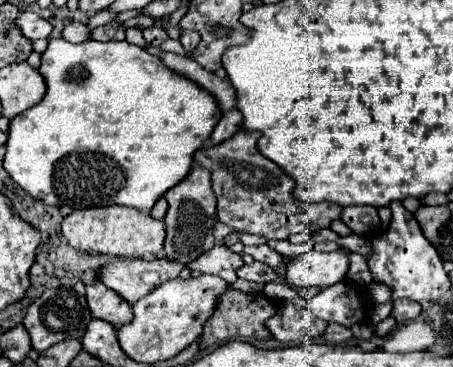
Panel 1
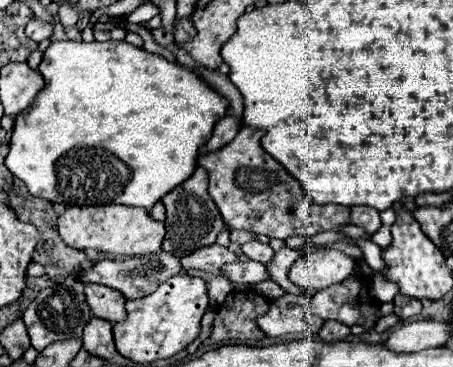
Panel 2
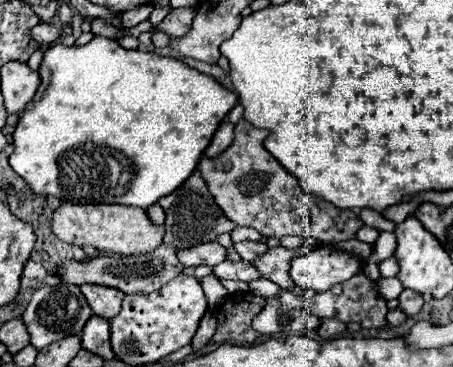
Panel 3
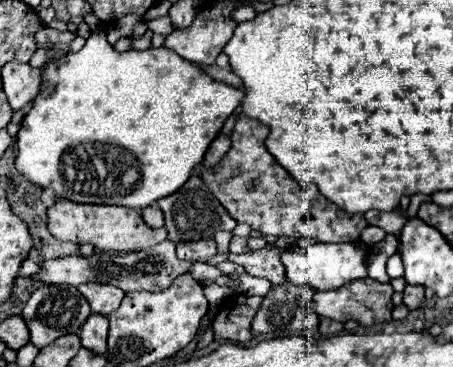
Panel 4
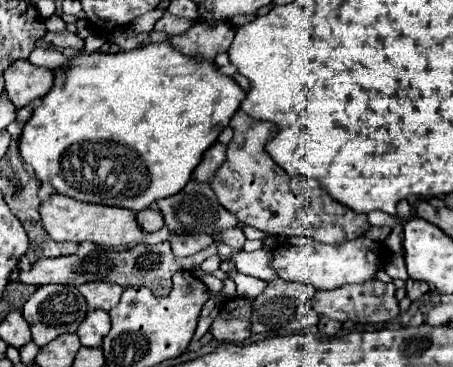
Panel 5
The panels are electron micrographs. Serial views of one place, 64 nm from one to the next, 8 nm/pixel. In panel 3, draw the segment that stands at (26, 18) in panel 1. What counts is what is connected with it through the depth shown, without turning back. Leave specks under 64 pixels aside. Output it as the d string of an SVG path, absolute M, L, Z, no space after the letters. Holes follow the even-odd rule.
M40 22L40 24L36 24L36 26L30 30L30 36L32 36L38 44L52 44L52 42L58 40L60 32L58 32L52 24Z

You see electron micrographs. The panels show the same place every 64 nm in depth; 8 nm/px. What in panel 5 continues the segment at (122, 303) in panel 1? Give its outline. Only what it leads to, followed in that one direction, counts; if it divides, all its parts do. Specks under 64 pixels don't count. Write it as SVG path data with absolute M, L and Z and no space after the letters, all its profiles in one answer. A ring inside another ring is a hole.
M88 282L88 284L82 284L78 290L86 298L88 308L104 310L104 312L110 312L118 304L124 292L120 286L110 282Z

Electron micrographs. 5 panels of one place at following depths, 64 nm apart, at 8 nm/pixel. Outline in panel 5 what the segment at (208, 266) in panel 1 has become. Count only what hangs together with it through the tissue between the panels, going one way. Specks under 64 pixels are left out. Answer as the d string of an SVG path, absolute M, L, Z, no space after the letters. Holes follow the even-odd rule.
M172 236L170 242L172 242L172 252L178 258L184 258L208 248L212 244L212 238L210 236Z

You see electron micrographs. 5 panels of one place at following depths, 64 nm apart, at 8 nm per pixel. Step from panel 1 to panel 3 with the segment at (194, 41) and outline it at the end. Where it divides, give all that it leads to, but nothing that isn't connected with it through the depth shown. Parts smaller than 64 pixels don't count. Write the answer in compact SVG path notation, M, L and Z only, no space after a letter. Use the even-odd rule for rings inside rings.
M172 8L170 14L162 20L160 30L168 32L172 38L186 36L192 28L192 18L194 18L194 8L184 8L184 10Z

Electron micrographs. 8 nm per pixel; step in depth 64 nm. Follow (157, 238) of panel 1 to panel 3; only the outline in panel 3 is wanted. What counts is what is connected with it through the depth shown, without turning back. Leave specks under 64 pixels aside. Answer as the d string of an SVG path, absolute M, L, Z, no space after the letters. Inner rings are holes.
M62 204L52 218L52 232L74 246L94 246L100 252L110 254L146 254L156 250L164 238L164 226L156 226L148 220L146 210L134 206L116 204Z

